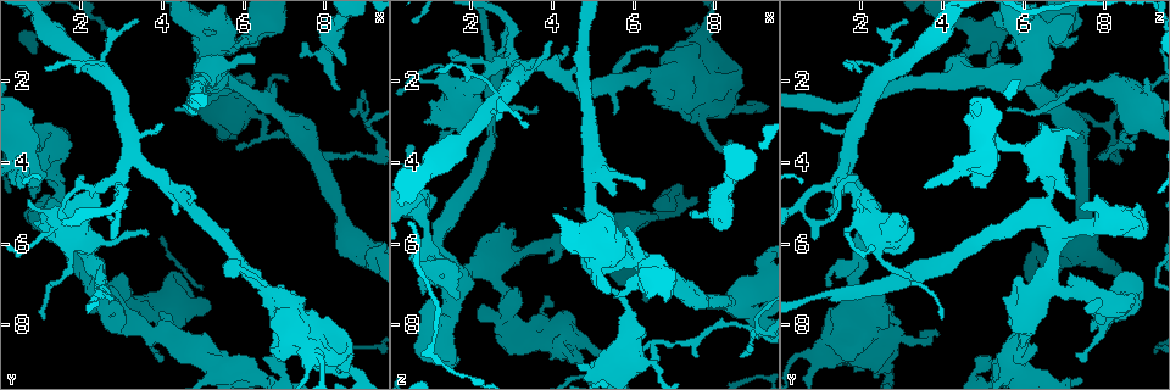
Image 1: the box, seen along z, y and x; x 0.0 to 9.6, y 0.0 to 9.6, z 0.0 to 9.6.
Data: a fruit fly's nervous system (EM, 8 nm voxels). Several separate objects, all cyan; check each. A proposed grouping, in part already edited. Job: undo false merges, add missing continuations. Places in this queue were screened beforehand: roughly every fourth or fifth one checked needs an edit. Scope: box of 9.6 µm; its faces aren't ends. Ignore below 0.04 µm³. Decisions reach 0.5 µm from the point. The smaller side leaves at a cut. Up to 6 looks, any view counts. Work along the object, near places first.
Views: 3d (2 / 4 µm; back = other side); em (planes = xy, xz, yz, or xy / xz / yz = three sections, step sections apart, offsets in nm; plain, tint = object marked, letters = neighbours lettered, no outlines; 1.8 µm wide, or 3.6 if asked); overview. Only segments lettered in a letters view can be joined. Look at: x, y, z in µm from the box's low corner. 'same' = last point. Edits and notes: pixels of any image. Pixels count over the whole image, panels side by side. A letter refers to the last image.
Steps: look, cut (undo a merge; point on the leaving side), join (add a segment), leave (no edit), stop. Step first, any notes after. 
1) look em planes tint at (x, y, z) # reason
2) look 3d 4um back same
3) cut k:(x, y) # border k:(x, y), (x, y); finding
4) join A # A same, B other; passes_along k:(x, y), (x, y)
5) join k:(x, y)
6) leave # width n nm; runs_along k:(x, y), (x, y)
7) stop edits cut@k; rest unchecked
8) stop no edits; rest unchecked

look em planes letters at (8.50, 1.65, 4.45) # branch stops here

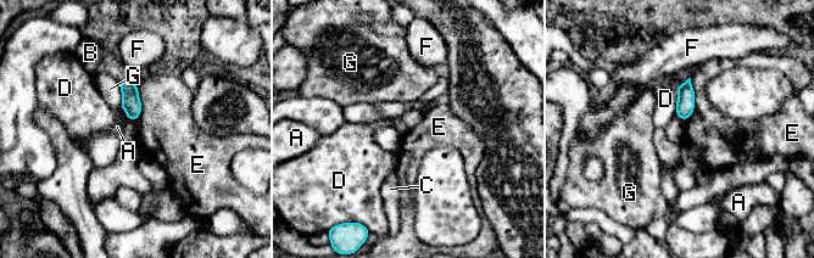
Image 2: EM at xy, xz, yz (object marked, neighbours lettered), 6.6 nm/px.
leave # longest_contact E 300 nm; A other, B other, C other, D other, E other, F other, G other; border 2:(690, 77), (695, 108), (685, 121); none of them fits

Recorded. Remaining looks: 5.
look em planes letters at (5.90, 6.50, 2.00) # sharp bend

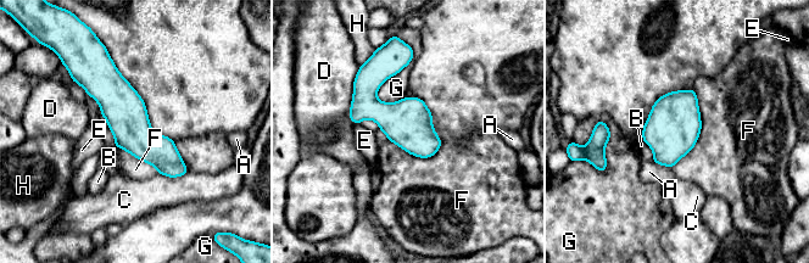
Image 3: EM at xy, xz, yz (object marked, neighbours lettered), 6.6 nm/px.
leave # width 280 nm; A other, B other, C other, D other, E other, F other, G other, H other; border 3:(695, 89), (699, 136), (673, 168); continuous, no second cell

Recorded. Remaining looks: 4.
look 3d 2um at (1.00, 4.05, 6.70) # calibre changes

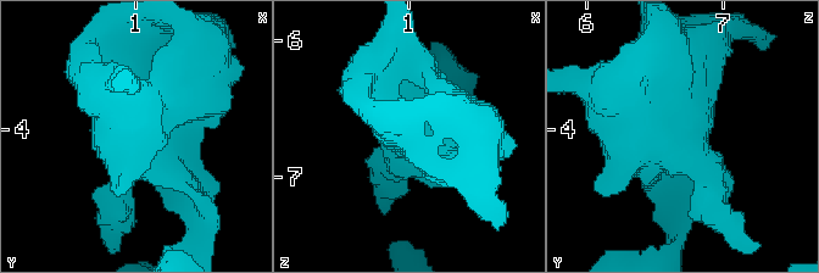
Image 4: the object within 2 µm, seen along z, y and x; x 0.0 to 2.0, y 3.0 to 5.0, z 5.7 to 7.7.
look em xy step 16 tint at (1.02, 4.06, 6.64) # now the EM

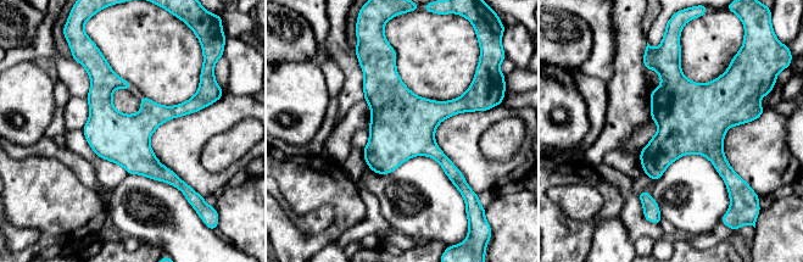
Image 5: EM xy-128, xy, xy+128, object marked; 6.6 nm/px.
look em planes letters same

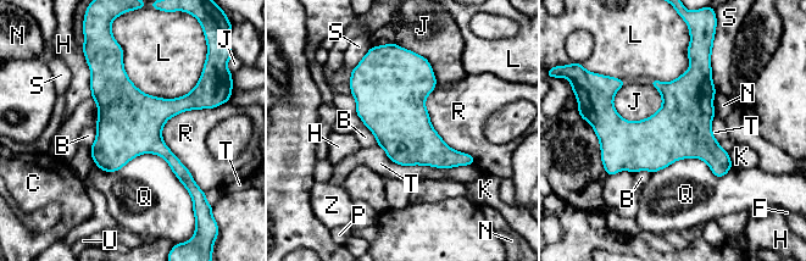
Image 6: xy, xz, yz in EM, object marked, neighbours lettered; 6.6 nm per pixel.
leave # longest_contact T 650 nm; B other, C other, F other, H other, J other, K other, L other, N other, P other, Q other, R other, S other, T other, U other, Z other; border 6:(100, 168), (157, 154), (188, 190); all the same cell

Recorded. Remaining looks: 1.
stop no edits; rest unchecked

